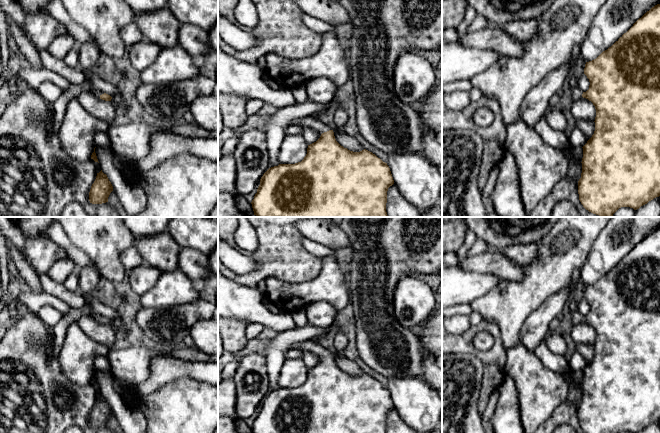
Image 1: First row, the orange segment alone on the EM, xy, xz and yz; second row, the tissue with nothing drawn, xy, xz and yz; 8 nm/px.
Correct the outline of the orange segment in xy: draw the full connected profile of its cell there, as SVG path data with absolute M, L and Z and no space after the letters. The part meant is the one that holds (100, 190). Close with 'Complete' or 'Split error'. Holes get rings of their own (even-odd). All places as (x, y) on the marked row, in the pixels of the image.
M102 170L97 173L96 179L89 192L89 201L92 204L102 204L108 202L108 197L113 191L113 186L106 174Z. Complete

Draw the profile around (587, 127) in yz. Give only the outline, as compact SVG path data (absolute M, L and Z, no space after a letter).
M577 119L576 126L583 133L586 139L590 139L595 131L595 122L590 120Z

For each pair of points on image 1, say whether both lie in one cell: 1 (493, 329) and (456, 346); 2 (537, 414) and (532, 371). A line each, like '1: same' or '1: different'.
1: same
2: same

